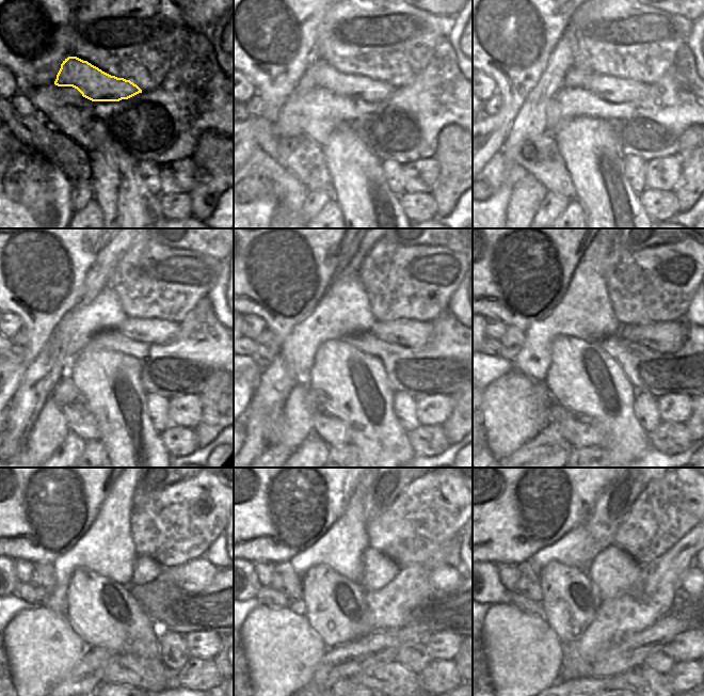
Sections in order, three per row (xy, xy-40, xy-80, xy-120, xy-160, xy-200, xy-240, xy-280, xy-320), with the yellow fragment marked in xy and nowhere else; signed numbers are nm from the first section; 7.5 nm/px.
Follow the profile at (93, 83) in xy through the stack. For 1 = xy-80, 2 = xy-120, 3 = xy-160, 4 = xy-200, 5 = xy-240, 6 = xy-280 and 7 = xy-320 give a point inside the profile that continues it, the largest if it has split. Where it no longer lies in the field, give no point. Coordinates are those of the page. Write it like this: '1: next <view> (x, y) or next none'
1: next xy-80 (614, 90)
2: next xy-120 (158, 331)
3: next xy-160 (413, 334)
4: next xy-200 (667, 336)
5: next xy-240 (193, 576)
6: next xy-280 (445, 579)
7: next xy-320 (689, 585)

